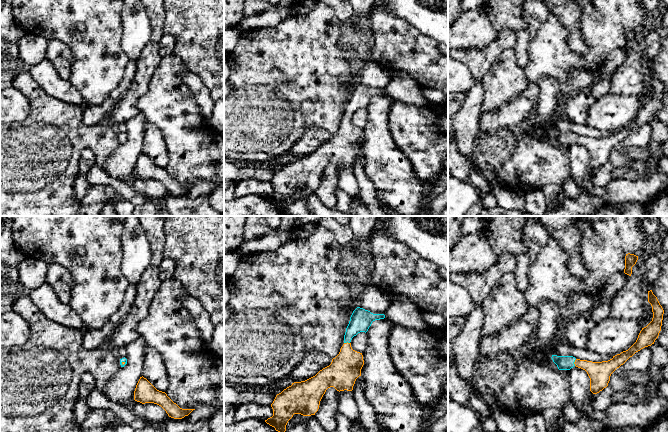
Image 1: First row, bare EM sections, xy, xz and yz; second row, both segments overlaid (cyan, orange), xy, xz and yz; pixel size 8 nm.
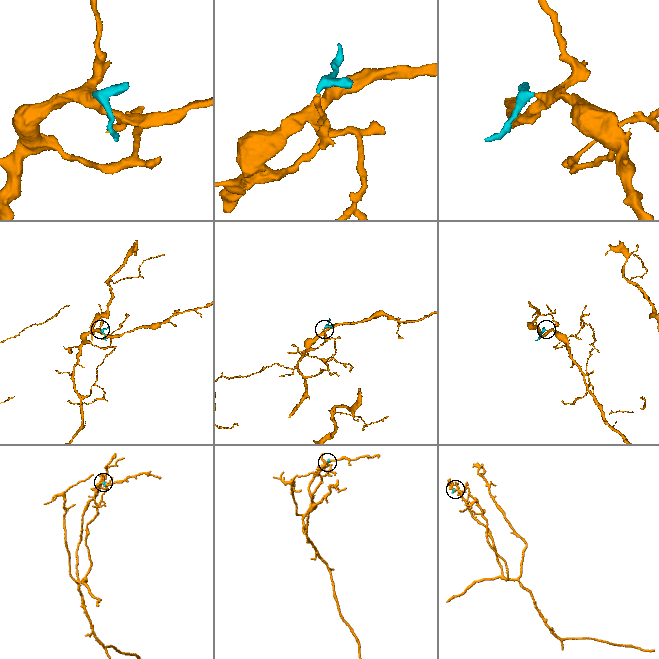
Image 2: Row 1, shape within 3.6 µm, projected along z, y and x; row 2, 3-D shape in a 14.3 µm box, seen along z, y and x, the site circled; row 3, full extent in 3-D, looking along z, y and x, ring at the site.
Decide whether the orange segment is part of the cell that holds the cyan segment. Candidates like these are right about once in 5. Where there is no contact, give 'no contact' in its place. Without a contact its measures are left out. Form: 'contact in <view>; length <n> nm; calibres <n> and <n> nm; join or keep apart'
contact in yz; length 60 nm; calibres 110 and 180 nm; join

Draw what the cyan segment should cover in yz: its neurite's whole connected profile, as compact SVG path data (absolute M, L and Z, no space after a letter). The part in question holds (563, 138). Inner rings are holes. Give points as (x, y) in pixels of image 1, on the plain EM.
M652 66L648 67L648 78L652 82L652 97L640 107L636 118L626 127L602 138L576 135L573 132L552 131L559 146L570 146L574 142L585 146L590 154L590 167L597 170L608 162L611 150L641 125L651 122L661 107L664 86Z

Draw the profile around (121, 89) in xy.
M129 60L120 84L110 93L109 97L117 101L127 92L134 79L136 69L137 62Z

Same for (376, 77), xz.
M367 62L358 77L358 83L373 90L385 90L392 78L387 69L375 63Z

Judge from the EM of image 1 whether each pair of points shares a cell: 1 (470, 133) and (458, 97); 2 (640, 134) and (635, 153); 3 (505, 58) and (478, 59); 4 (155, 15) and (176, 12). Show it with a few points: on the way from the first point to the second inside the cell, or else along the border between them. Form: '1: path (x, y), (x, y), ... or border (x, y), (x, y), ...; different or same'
1: border (466, 93), (465, 100), (458, 111); different
2: border (646, 146), (628, 148), (622, 165); different
3: border (512, 47), (505, 48), (499, 54), (483, 77); different
4: border (163, 10), (164, 33); different

